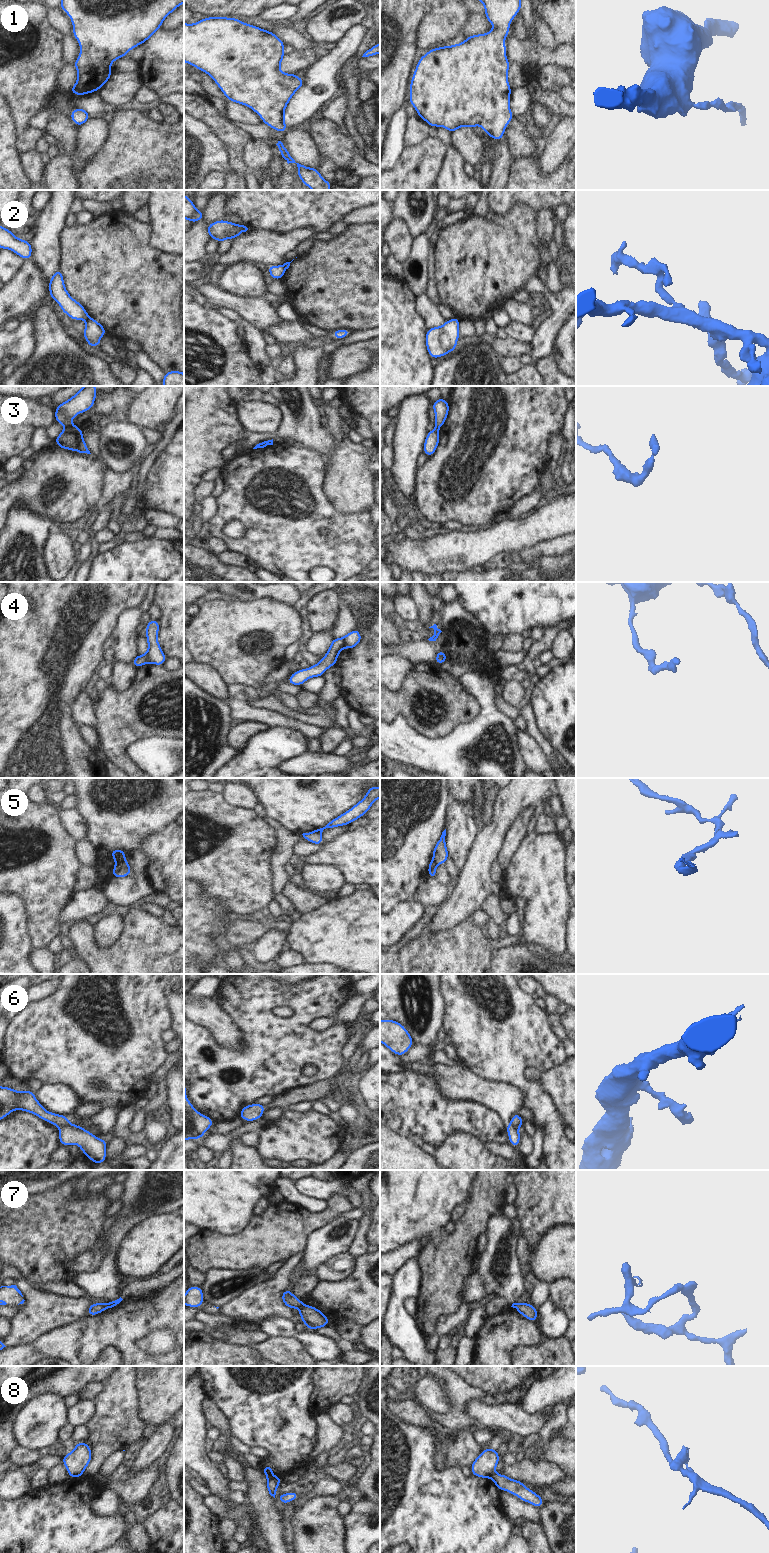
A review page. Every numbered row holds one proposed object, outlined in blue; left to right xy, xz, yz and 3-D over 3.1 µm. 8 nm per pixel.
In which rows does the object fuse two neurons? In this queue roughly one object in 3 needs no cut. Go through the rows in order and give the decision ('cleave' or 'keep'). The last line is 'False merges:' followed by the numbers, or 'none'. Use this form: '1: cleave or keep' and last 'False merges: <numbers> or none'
1: keep
2: cleave
3: cleave
4: cleave
5: cleave
6: cleave
7: cleave
8: cleave
False merges: 2, 3, 4, 5, 6, 7, 8

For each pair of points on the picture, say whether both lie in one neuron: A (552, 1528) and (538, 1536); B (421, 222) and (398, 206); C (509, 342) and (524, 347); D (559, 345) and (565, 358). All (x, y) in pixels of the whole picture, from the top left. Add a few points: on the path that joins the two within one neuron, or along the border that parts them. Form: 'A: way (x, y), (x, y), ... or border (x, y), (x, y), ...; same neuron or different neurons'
A: border (540, 1522), (548, 1542); different neurons
B: way (415, 220), (404, 211); same neuron
C: way (513, 346), (520, 347); same neuron
D: way (562, 348), (565, 351), (565, 355); same neuron

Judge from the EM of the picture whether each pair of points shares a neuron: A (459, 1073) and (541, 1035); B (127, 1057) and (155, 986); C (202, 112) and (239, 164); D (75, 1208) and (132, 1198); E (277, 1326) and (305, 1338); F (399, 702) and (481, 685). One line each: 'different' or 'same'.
A: different
B: same
C: same
D: different
E: same
F: different

